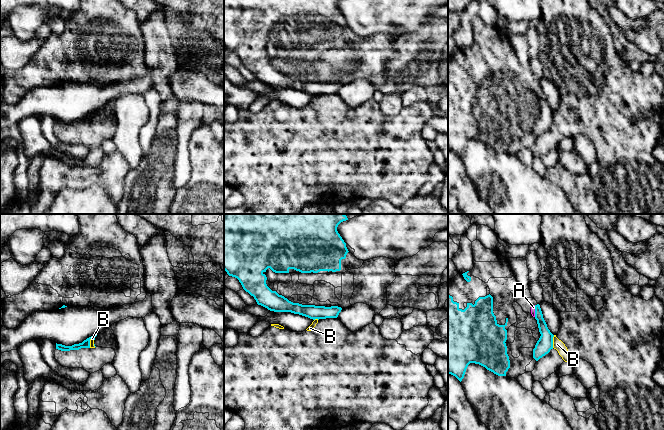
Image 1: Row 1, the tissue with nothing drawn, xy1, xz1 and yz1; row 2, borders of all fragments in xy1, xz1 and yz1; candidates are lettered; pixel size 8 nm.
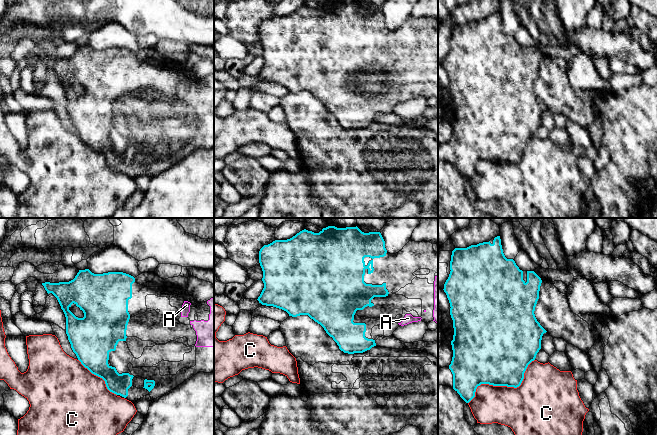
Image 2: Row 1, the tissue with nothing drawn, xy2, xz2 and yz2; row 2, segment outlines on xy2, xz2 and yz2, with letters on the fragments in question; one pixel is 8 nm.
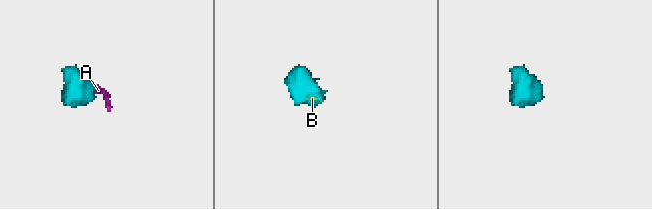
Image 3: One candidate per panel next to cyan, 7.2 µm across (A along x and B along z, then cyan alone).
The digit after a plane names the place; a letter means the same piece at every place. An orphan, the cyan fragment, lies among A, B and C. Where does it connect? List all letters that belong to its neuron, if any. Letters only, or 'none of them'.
A

